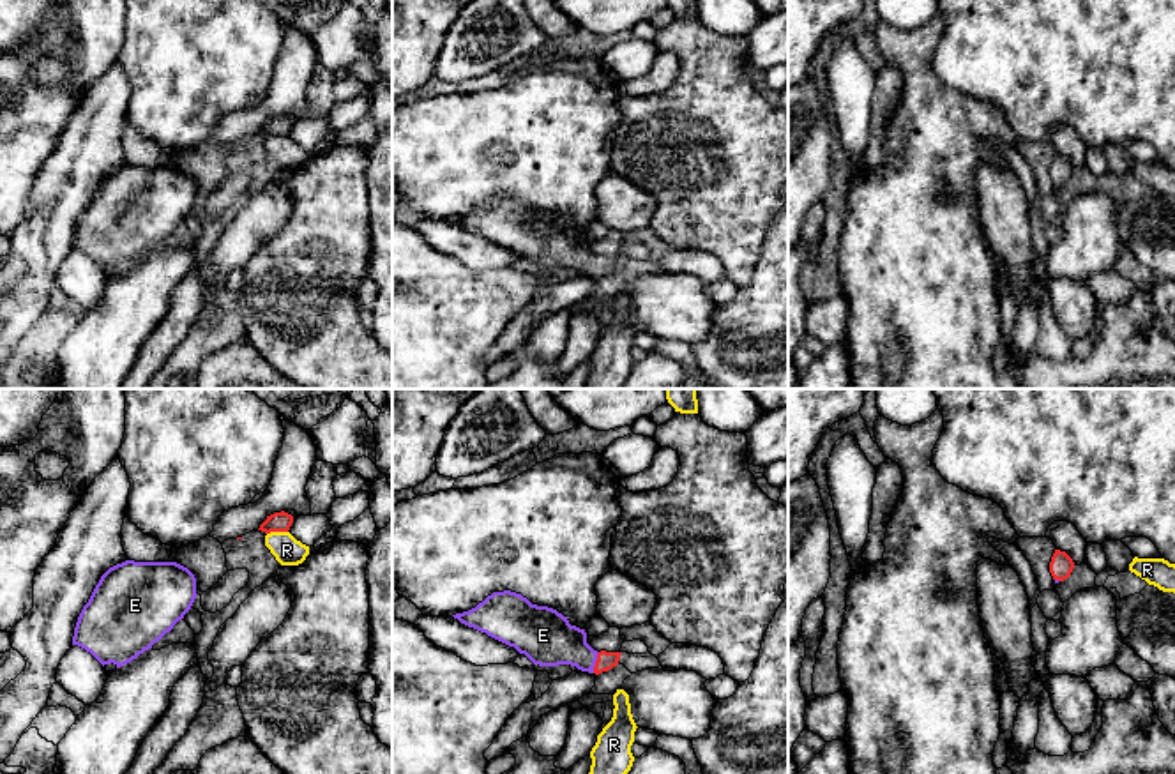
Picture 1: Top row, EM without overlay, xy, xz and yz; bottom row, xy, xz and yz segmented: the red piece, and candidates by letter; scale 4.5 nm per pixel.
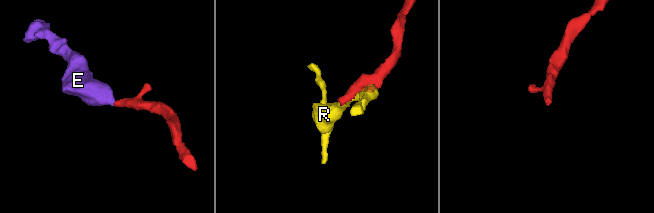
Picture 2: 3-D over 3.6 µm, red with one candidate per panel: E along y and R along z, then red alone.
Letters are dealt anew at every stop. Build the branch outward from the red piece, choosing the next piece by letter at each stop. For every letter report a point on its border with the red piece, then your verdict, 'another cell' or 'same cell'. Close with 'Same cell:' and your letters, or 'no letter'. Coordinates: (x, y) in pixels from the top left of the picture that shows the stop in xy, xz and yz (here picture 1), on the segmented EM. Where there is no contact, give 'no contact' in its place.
E: meets red in xz at (596, 663); same cell
R: meets red in xy at (276, 531); another cell
Same cell: E

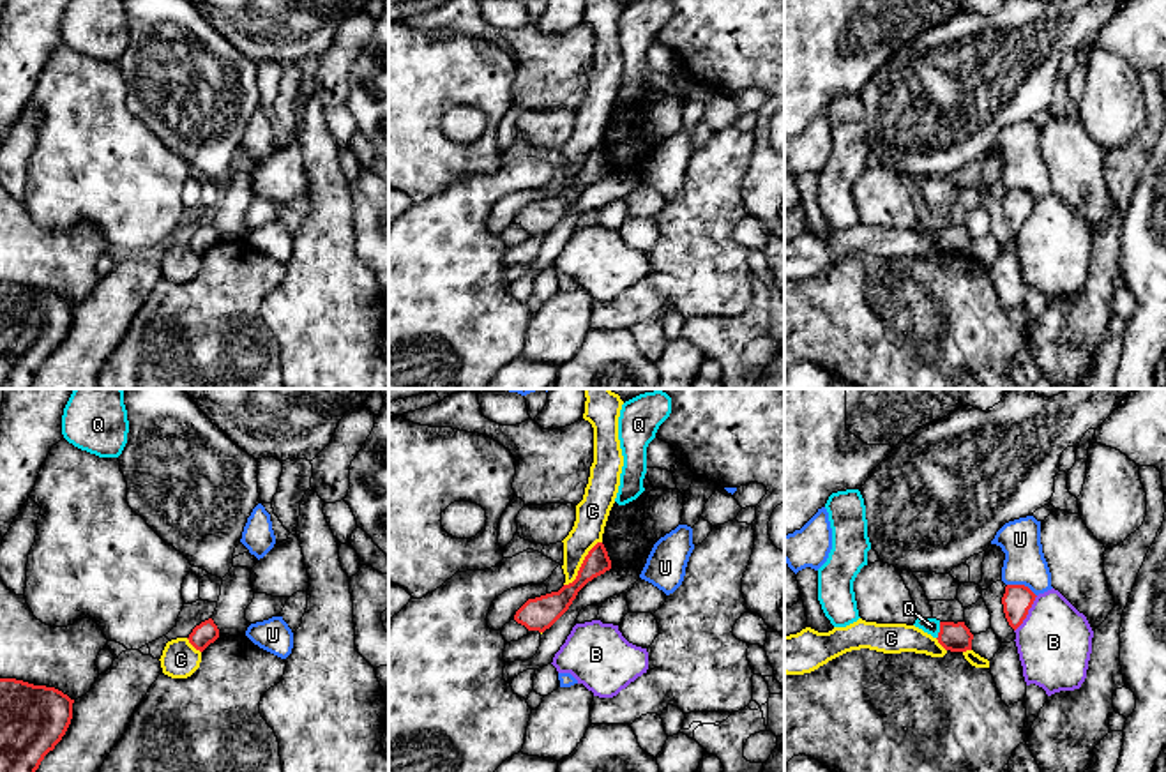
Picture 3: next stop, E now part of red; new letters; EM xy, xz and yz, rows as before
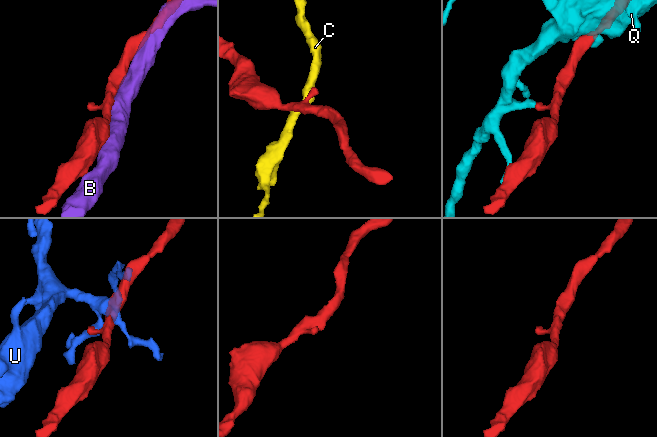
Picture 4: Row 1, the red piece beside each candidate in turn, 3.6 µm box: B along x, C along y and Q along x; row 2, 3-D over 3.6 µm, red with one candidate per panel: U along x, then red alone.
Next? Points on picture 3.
B: meets red in yz at (1027, 613); another cell
C: meets red in xz at (582, 564); another cell
Q: meets red in yz at (940, 631); another cell
U: meets red in yz at (1022, 585); another cell
Same cell: no letter

